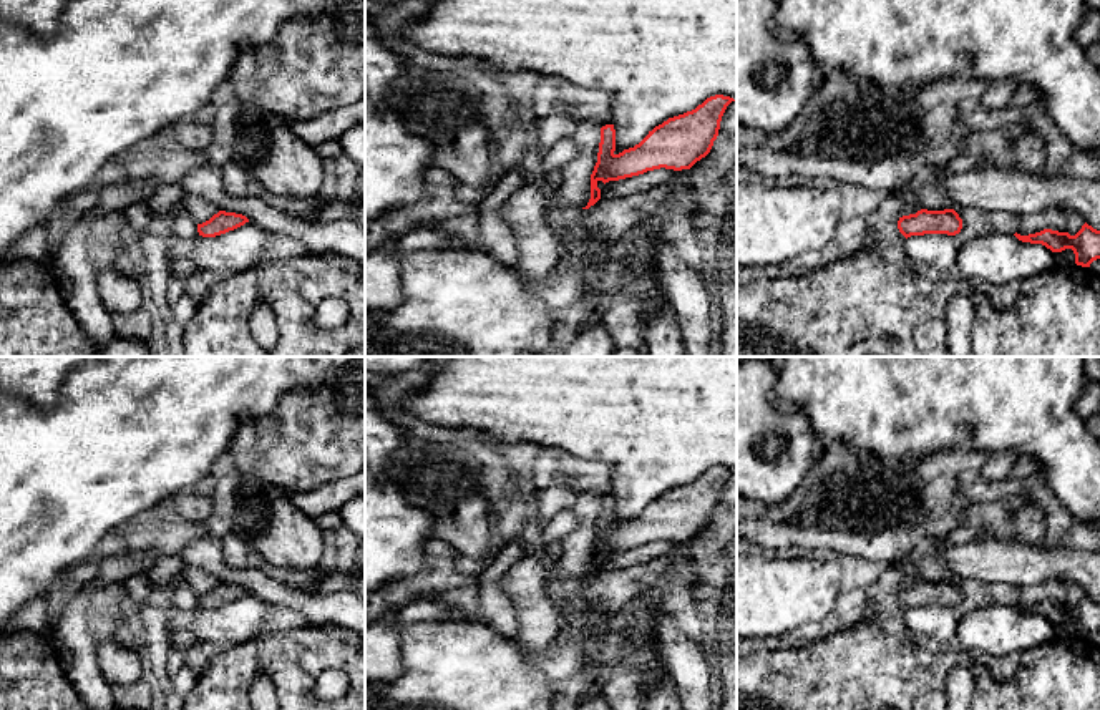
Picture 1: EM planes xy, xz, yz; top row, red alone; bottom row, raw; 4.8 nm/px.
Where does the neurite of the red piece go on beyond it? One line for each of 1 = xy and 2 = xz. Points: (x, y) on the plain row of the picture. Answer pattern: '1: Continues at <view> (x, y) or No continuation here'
1: No continuation here
2: No continuation here

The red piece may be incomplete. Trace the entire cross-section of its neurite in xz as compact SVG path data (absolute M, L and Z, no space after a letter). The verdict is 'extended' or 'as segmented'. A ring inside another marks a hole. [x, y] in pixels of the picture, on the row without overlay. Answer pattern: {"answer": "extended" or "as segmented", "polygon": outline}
{"answer": "as segmented", "polygon": "M723 466L710 468L695 481L655 498L639 516L619 526L614 524L614 496L602 498L597 534L591 546L591 571L582 581L589 581L601 571L599 552L606 556L660 539L690 541L710 524L722 488L732 473L735 471Z"}

